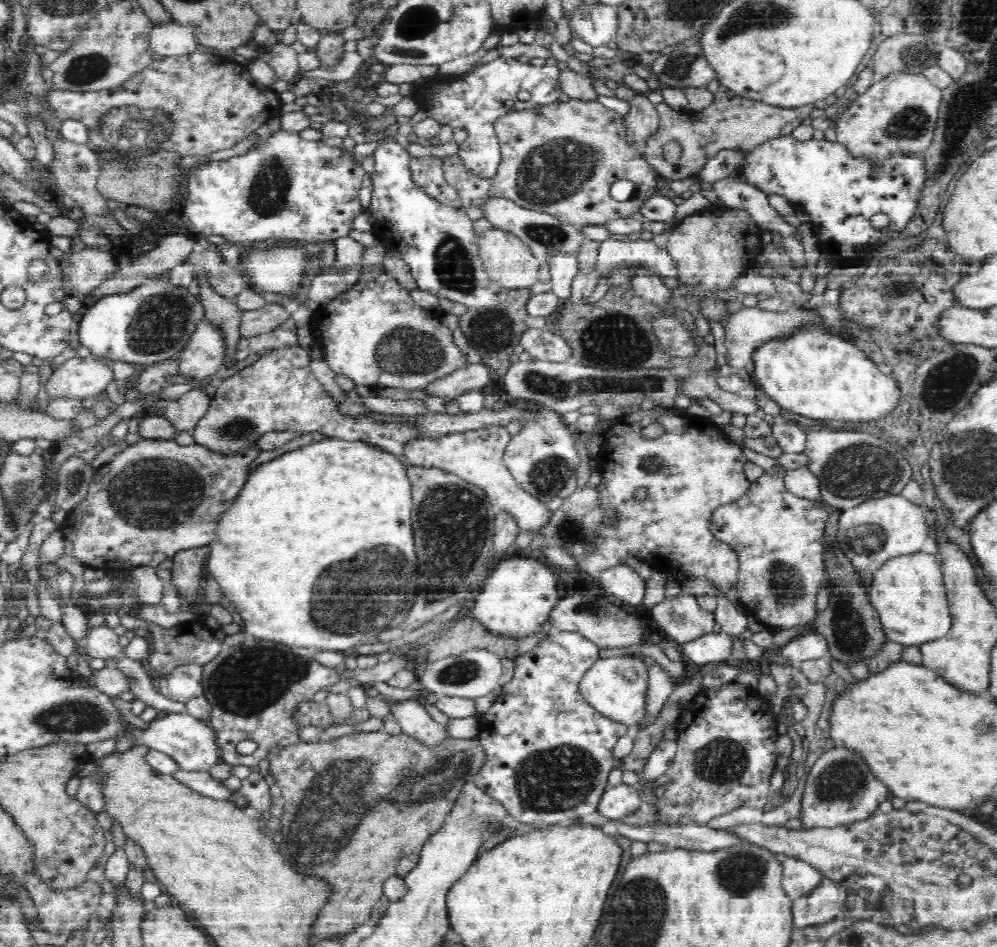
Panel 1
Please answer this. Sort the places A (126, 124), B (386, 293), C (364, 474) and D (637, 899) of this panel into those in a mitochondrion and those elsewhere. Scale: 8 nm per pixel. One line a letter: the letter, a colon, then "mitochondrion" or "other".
A: mitochondrion
B: other
C: other
D: mitochondrion

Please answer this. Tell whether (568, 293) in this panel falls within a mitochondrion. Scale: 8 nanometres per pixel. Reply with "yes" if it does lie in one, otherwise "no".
no

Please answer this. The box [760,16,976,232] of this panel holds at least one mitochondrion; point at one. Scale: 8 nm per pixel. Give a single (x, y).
(958, 127)

